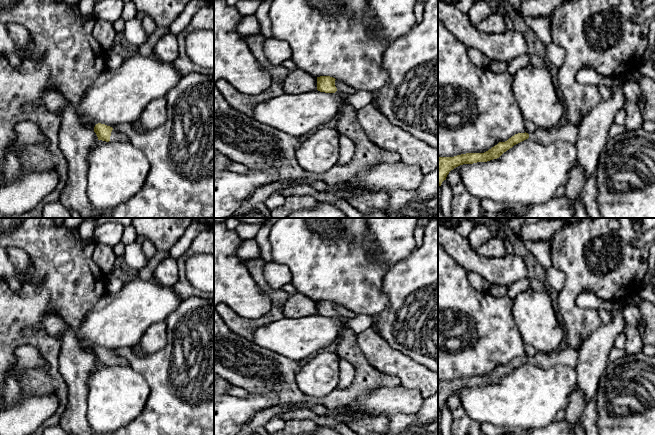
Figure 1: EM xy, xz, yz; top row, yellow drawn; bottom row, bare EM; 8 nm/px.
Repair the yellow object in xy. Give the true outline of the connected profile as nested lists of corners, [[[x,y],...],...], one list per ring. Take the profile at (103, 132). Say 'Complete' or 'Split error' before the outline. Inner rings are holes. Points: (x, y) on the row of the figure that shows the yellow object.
Split error. [[[98,123],[94,127],[98,140],[106,142],[130,142],[129,136],[124,132],[114,130],[112,127]]]

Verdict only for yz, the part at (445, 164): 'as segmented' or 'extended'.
extended

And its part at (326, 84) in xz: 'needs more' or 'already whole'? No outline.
needs more

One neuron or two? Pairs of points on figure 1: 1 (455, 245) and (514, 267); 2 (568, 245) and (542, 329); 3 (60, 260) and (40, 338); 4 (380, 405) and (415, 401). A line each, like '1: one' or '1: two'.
1: one
2: two
3: one
4: one

